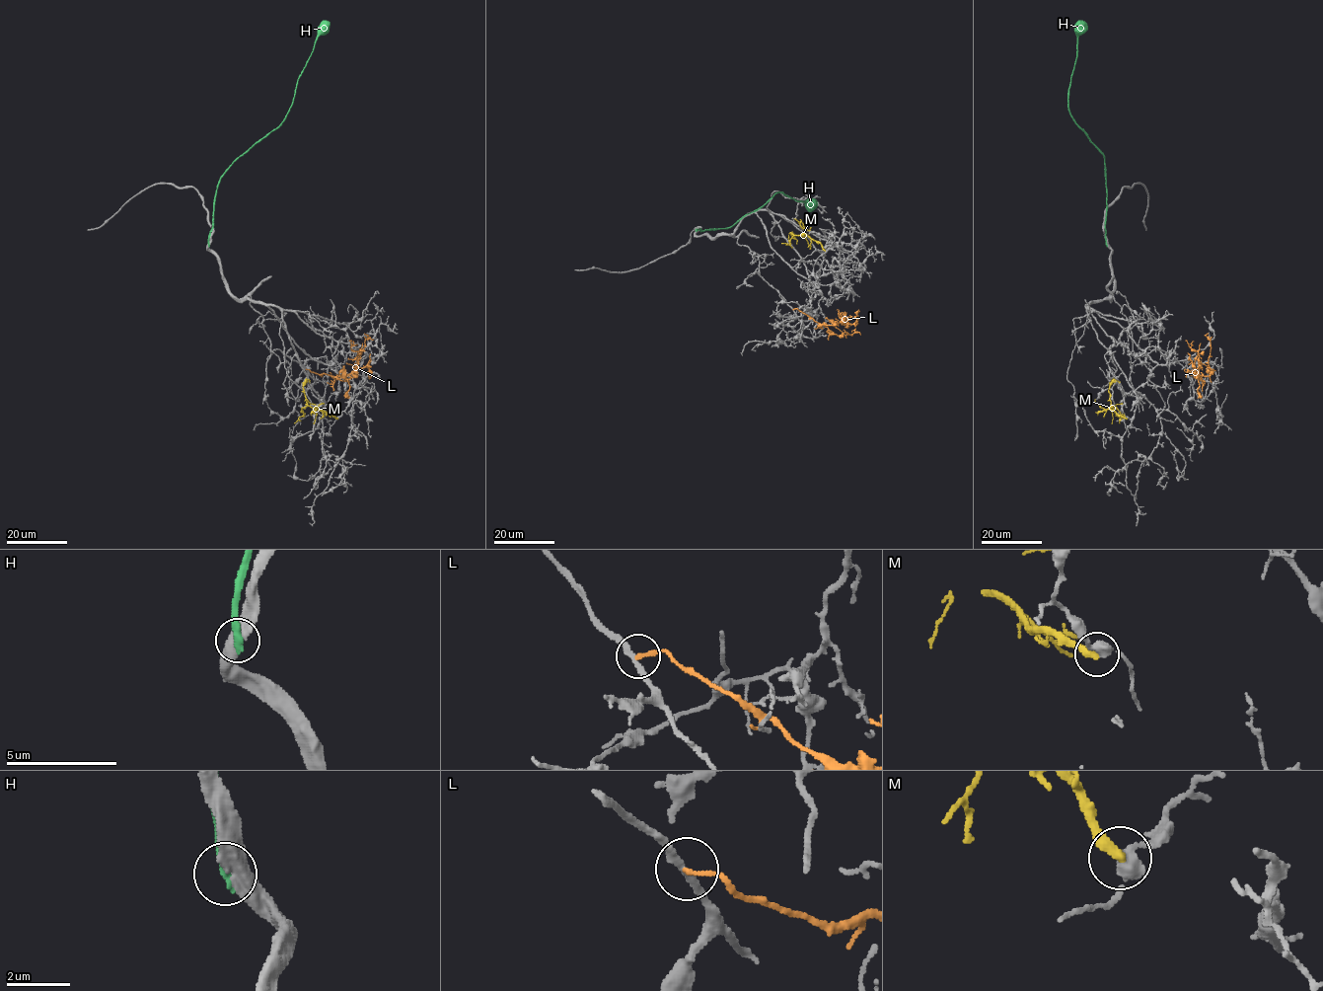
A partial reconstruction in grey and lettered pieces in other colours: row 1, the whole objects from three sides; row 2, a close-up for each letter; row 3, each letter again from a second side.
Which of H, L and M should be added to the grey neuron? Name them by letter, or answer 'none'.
none

